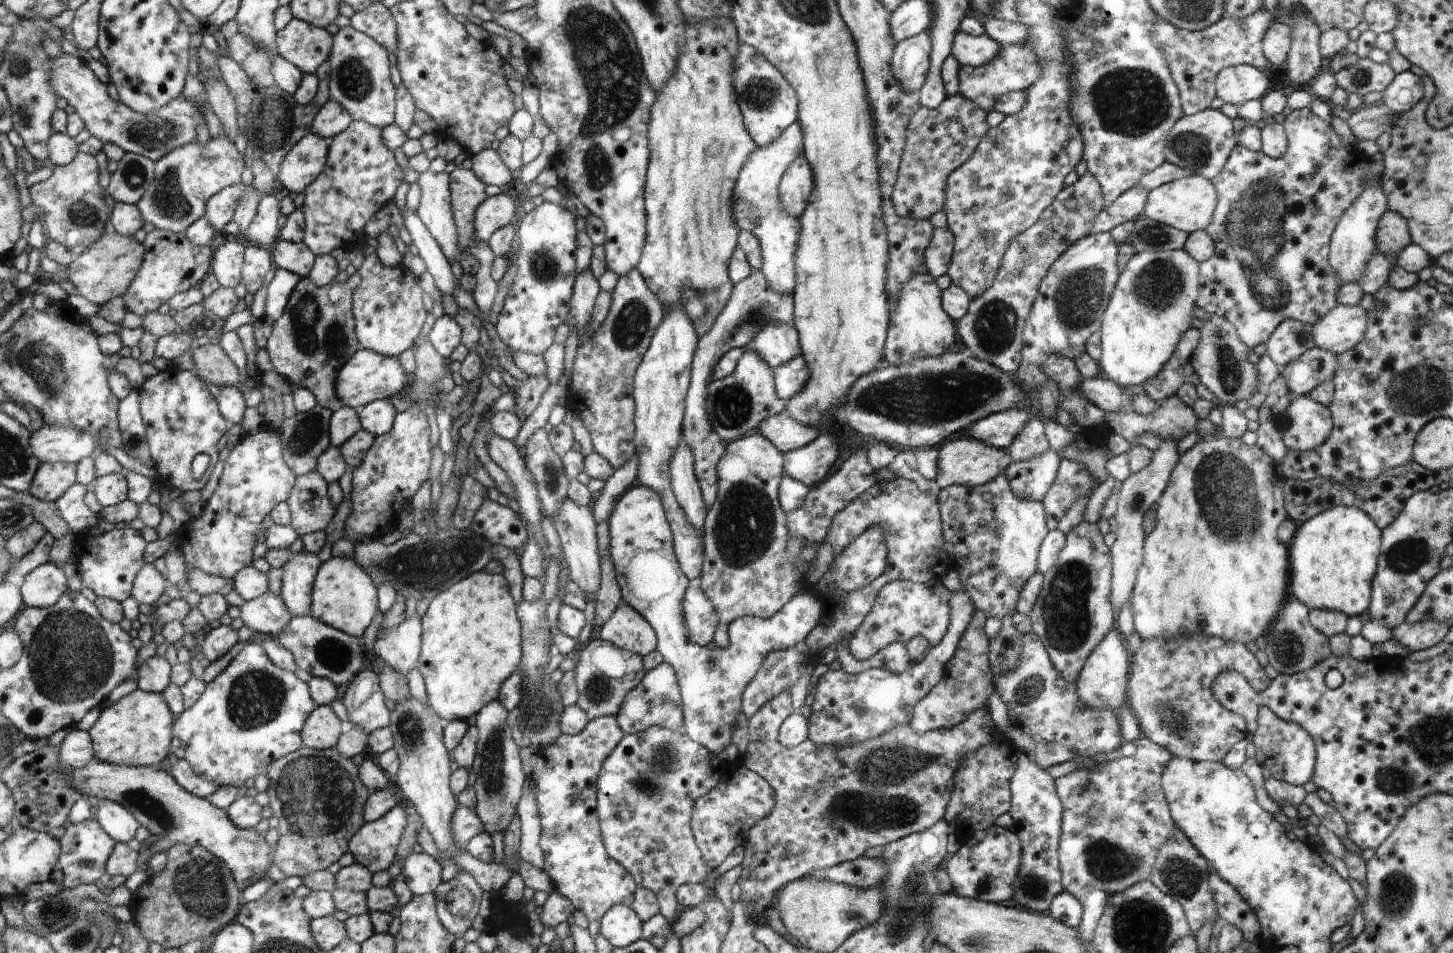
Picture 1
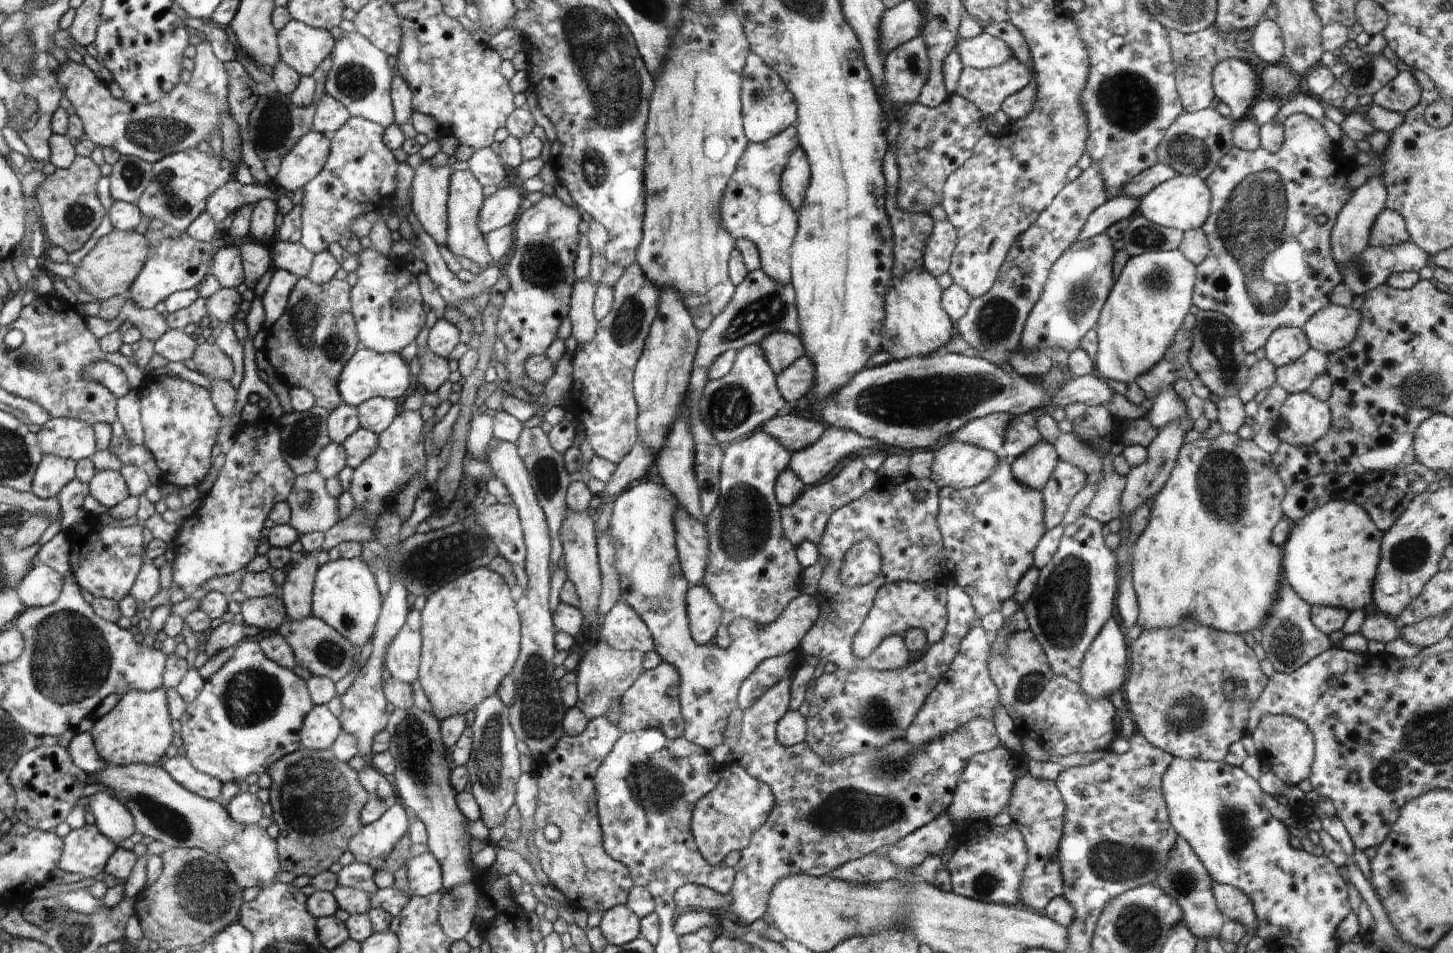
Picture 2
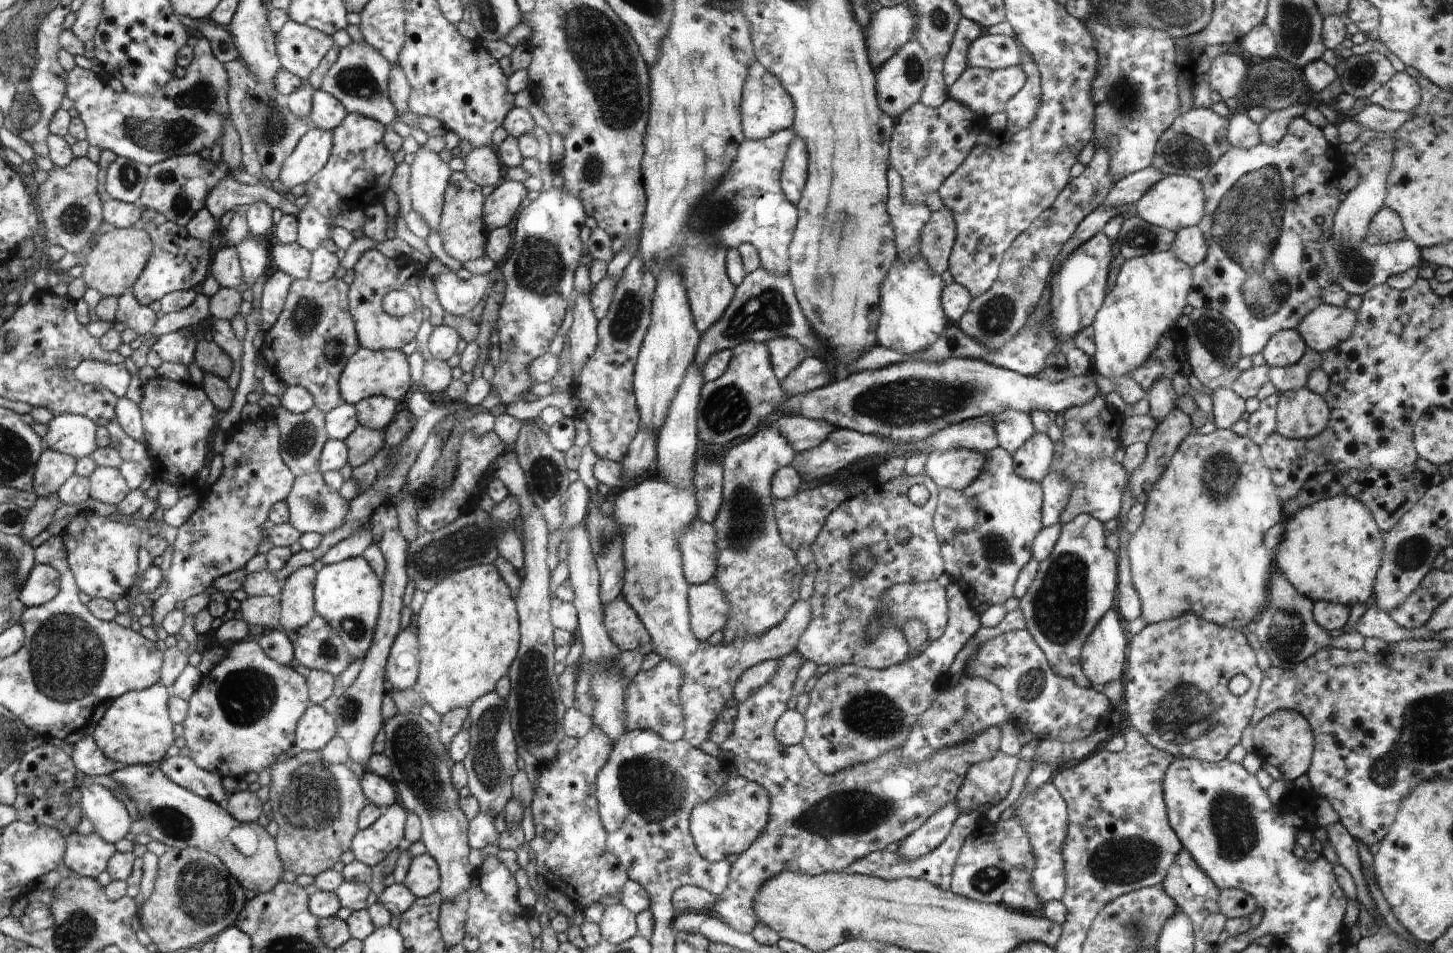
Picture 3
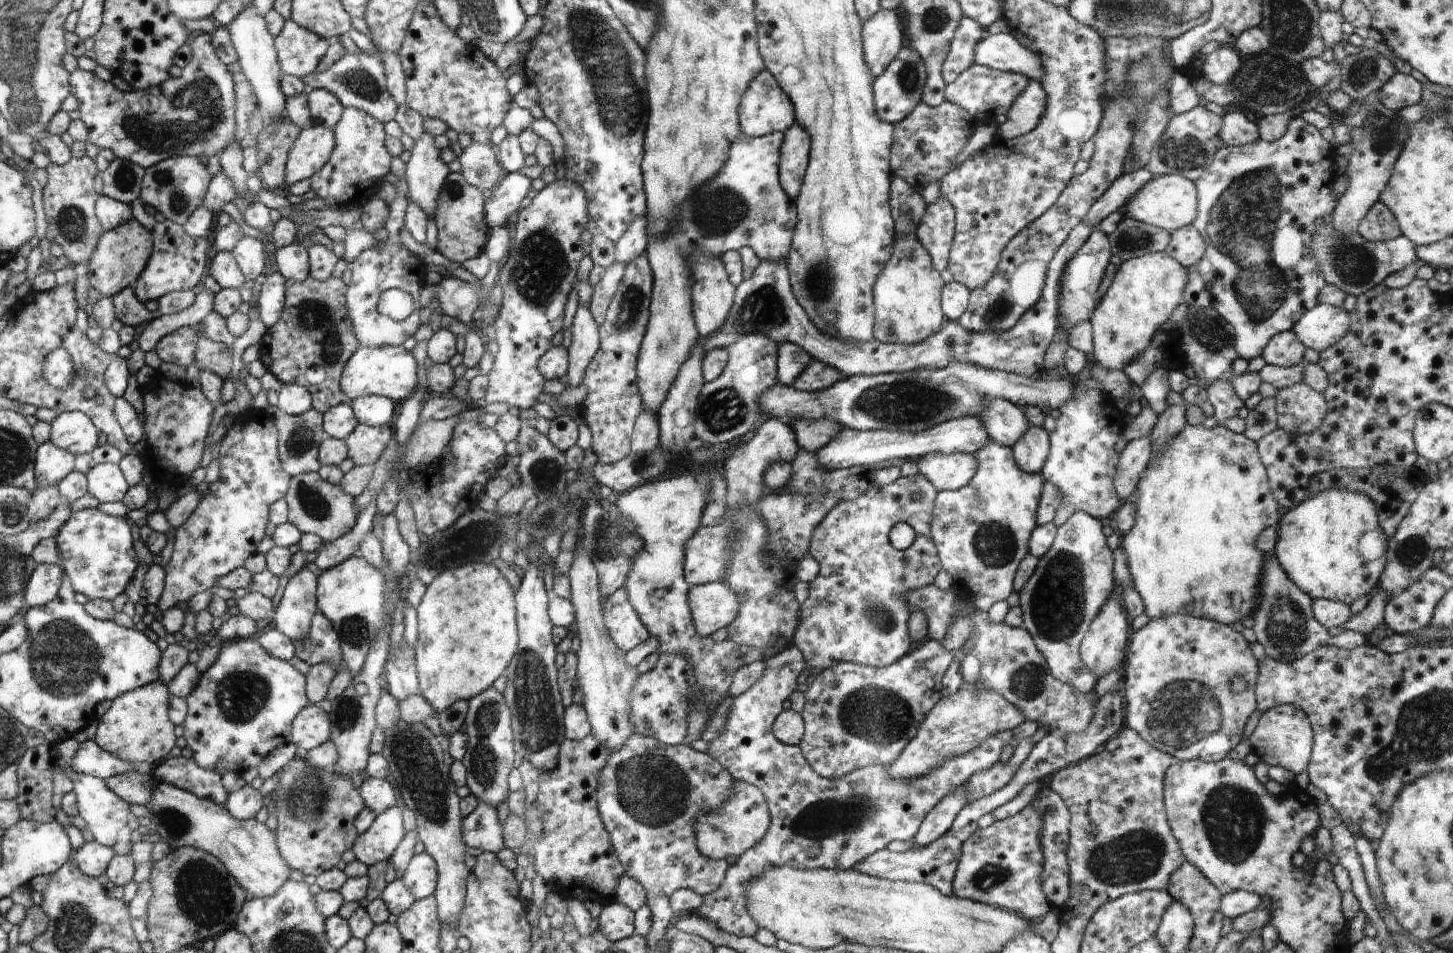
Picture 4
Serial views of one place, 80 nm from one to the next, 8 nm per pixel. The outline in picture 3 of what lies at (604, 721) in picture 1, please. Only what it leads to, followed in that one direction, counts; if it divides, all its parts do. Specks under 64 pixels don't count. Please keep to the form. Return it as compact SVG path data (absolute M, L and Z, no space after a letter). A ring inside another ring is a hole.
M593 725L590 730L580 738L565 737L559 742L555 757L541 766L538 788L533 794L530 808L533 812L535 836L527 845L535 860L536 872L549 888L562 890L578 909L584 910L589 904L601 903L604 906L617 905L622 900L622 890L630 880L627 868L608 852L606 846L606 831L596 808L596 774L612 752L615 741L611 739L598 725ZM547 829L551 829L556 836L548 841L544 836Z

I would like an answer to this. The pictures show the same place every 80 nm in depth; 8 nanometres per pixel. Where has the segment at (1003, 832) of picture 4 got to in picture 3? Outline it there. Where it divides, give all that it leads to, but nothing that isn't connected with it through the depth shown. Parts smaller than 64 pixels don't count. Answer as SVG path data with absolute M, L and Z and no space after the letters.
M1018 816L1012 817L1007 821L1000 820L990 824L979 824L976 830L966 837L956 857L951 880L951 891L981 903L1004 905L1015 911L1031 913L1032 910L1044 908L1044 903L1036 896L1031 885L1036 861L1027 830Z

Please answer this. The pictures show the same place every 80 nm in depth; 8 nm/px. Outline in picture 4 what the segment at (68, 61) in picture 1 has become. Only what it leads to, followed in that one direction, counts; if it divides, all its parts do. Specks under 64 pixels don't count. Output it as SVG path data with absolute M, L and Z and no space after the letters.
M199 32L195 33L193 39L188 44L192 49L192 60L182 69L180 77L172 77L166 80L164 83L159 84L158 87L150 87L144 90L132 90L132 91L120 91L116 89L110 81L98 80L96 74L92 74L90 71L82 69L76 69L71 74L71 89L72 94L79 100L80 106L77 108L80 111L81 119L84 121L88 129L88 142L96 144L102 148L108 148L112 150L116 157L126 159L136 164L139 164L142 168L154 167L164 159L176 159L178 157L196 157L199 158L201 154L206 156L212 156L220 154L227 148L228 144L234 141L234 130L236 130L236 122L234 122L234 81L232 73L228 70L228 67L216 56L216 51L212 46L210 35Z

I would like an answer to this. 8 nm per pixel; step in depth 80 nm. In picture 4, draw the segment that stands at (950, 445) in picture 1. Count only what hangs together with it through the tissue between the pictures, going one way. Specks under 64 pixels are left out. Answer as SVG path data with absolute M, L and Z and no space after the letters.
M950 453L950 454L931 454L924 455L918 460L919 473L926 477L936 490L953 491L966 487L974 478L979 468L979 460L972 453Z

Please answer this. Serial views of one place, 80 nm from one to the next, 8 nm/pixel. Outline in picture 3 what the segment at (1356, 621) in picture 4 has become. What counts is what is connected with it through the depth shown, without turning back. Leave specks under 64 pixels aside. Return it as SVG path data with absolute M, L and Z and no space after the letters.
M1370 606L1370 608L1366 609L1354 630L1363 637L1382 638L1387 644L1424 636L1424 632L1420 632L1420 630L1410 630L1397 626L1392 617L1378 606Z

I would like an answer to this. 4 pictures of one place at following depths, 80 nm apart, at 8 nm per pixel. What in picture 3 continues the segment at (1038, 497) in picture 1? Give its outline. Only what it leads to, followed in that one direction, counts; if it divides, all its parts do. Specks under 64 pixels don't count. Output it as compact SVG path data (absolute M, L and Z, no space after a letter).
M1036 433L1013 454L1015 473L1026 480L1040 483L1051 471L1053 445L1048 434Z

